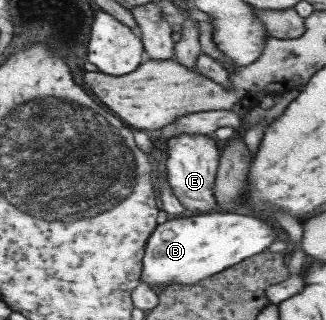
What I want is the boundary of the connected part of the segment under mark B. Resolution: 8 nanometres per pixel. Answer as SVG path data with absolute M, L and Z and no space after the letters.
M219 210L191 217L169 217L147 239L140 278L158 289L168 284L196 285L277 244L276 239L276 227L250 215L232 215Z

